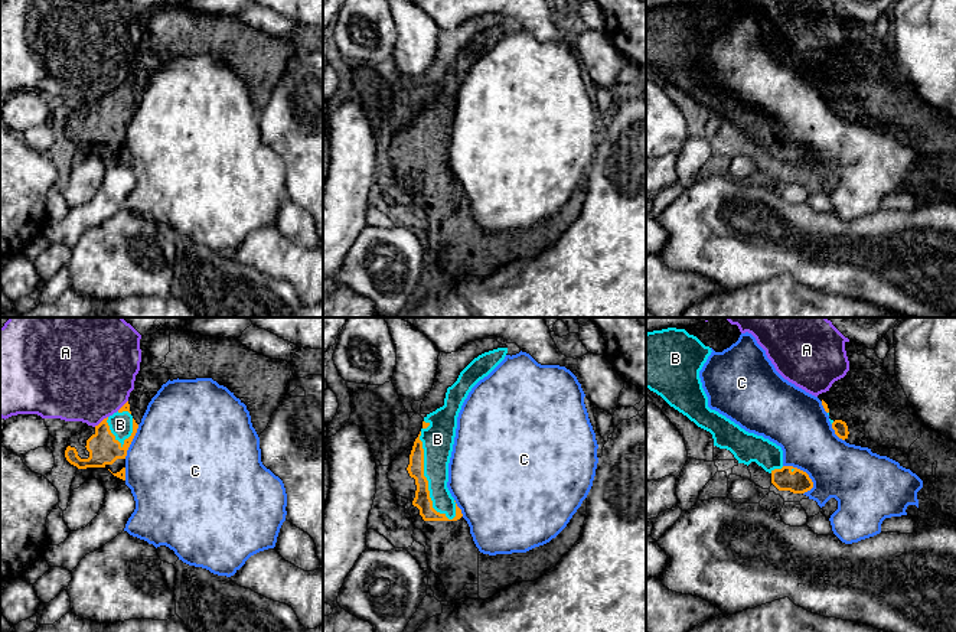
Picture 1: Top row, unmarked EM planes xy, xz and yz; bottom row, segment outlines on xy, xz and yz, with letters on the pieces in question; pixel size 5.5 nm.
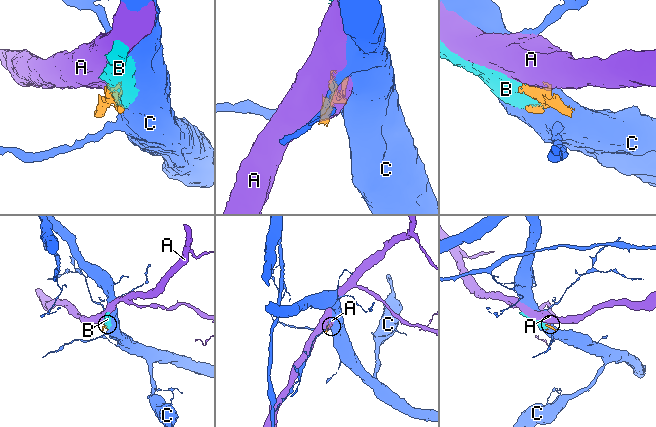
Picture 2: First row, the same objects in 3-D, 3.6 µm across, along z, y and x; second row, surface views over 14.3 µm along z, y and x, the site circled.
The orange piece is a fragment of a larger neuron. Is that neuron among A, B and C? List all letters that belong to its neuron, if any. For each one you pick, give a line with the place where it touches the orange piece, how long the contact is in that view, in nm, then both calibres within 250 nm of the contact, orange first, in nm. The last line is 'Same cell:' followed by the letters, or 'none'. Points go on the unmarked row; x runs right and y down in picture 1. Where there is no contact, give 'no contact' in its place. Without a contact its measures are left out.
B: contact xz (426, 156); length 550 nm; calibres 90 and 180 nm
Same cell: B

